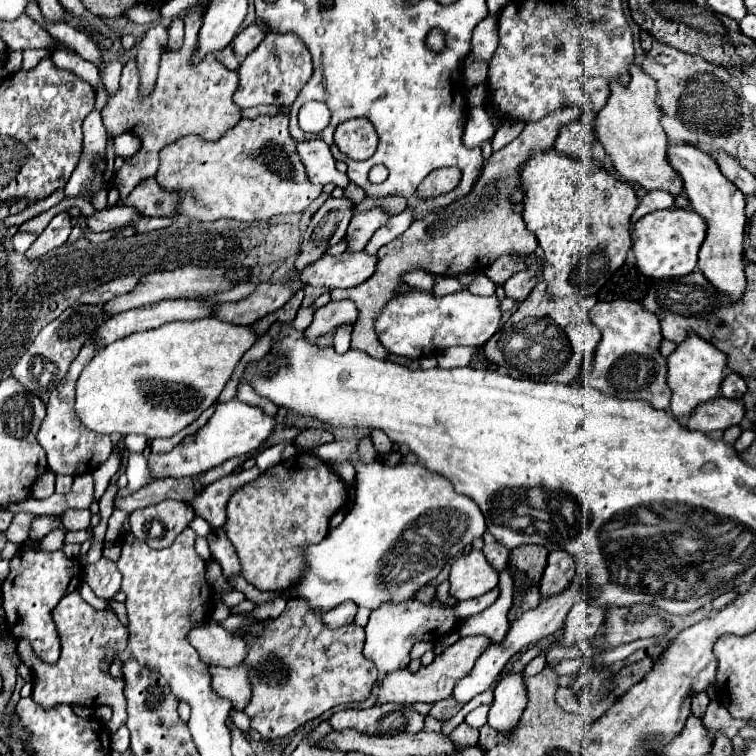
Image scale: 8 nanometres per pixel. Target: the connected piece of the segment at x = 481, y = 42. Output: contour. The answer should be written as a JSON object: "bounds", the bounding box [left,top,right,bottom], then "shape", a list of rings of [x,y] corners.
{"bounds":[472,15,498,61],"shape":[[[488,15],[476,29],[472,37],[472,55],[478,61],[490,61],[498,47],[498,19]]]}

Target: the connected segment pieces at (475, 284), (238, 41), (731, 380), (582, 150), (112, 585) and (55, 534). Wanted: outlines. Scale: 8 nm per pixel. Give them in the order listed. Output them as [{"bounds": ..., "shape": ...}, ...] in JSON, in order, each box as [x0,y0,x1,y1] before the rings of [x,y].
[{"bounds":[468,275,494,295],"shape":[[[480,275],[480,277],[476,277],[472,283],[470,283],[470,287],[468,287],[474,295],[492,295],[494,293],[494,283],[486,277],[486,275]]]},{"bounds":[232,25,264,61],"shape":[[[248,25],[246,29],[242,29],[236,35],[236,39],[232,41],[232,49],[234,49],[236,57],[242,61],[250,51],[254,51],[260,45],[262,39],[264,39],[264,33],[256,25]]]},{"bounds":[720,373,746,399],"shape":[[[728,373],[720,385],[720,395],[728,397],[728,399],[740,399],[746,393],[746,383],[740,375],[736,373]]]},{"bounds":[554,119,594,159],"shape":[[[578,119],[560,127],[554,149],[562,155],[576,157],[576,159],[588,159],[592,157],[592,141],[594,131],[590,125],[582,125]]]},{"bounds":[84,557,120,599],"shape":[[[102,557],[96,563],[88,563],[84,567],[84,581],[92,587],[96,597],[100,599],[112,599],[120,591],[120,571],[116,569],[116,563]]]},{"bounds":[42,529,66,551],"shape":[[[56,529],[56,531],[52,531],[52,533],[42,541],[42,547],[48,549],[48,551],[62,549],[62,547],[64,547],[64,537],[66,537],[66,531],[64,531],[64,529]]]}]

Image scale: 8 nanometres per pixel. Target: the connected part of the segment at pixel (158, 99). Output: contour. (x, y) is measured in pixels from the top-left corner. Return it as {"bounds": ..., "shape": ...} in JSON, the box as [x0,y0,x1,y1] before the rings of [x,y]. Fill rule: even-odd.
{"bounds":[102,9,242,197],"shape":[[[192,9],[184,17],[184,23],[186,23],[184,45],[176,53],[174,51],[162,53],[160,73],[158,73],[158,81],[152,95],[146,99],[138,97],[138,67],[136,67],[136,61],[132,59],[124,65],[118,93],[110,95],[108,105],[102,111],[104,127],[112,135],[130,131],[138,135],[142,141],[140,151],[134,157],[126,159],[114,177],[114,183],[120,189],[120,197],[126,197],[140,181],[148,177],[156,177],[160,147],[168,147],[176,139],[186,135],[202,135],[208,141],[216,141],[242,119],[240,107],[236,107],[232,101],[232,95],[238,87],[238,75],[222,67],[214,55],[208,55],[198,65],[190,65],[190,57],[196,51],[198,31],[202,25],[200,11]]]}

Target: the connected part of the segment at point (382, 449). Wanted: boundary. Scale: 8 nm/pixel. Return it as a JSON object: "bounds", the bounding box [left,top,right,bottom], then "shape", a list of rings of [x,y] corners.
{"bounds":[370,431,392,453],"shape":[[[372,431],[372,433],[370,433],[370,437],[372,437],[374,449],[376,449],[378,453],[390,453],[392,443],[390,443],[390,439],[388,439],[382,431]]]}

